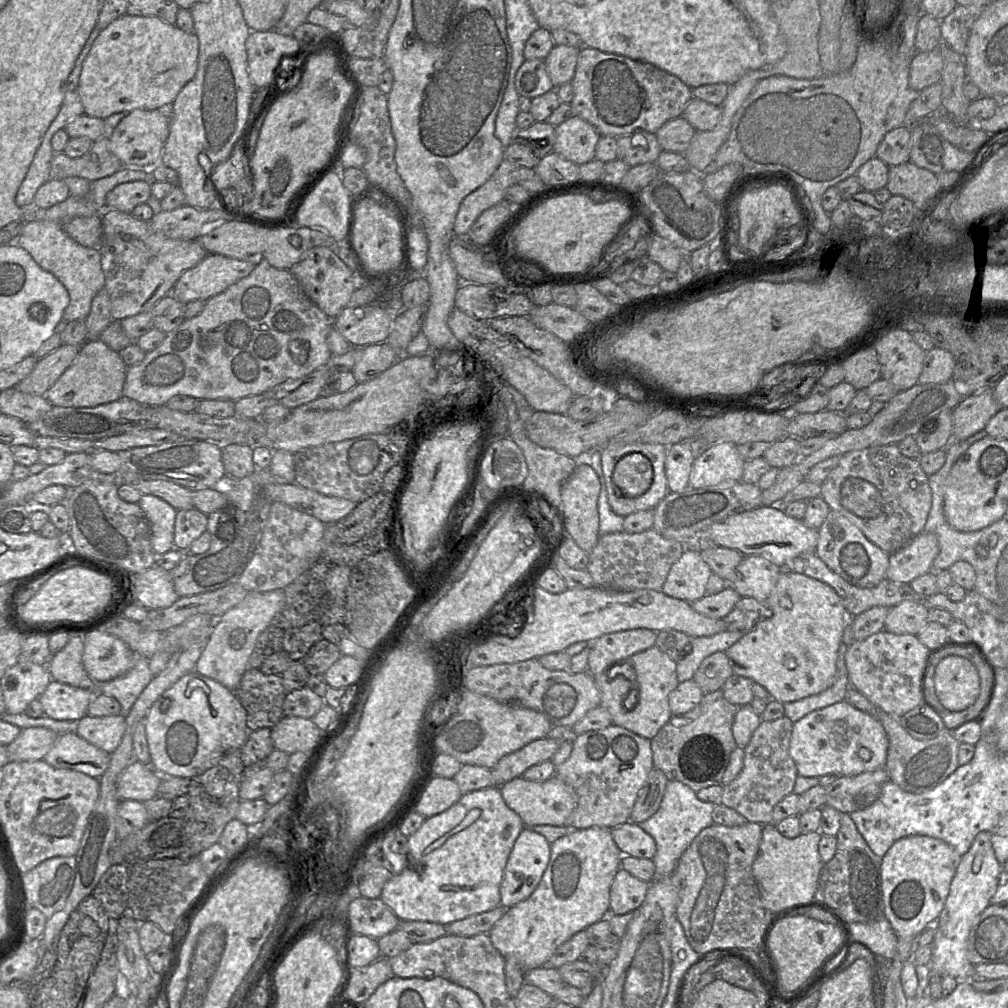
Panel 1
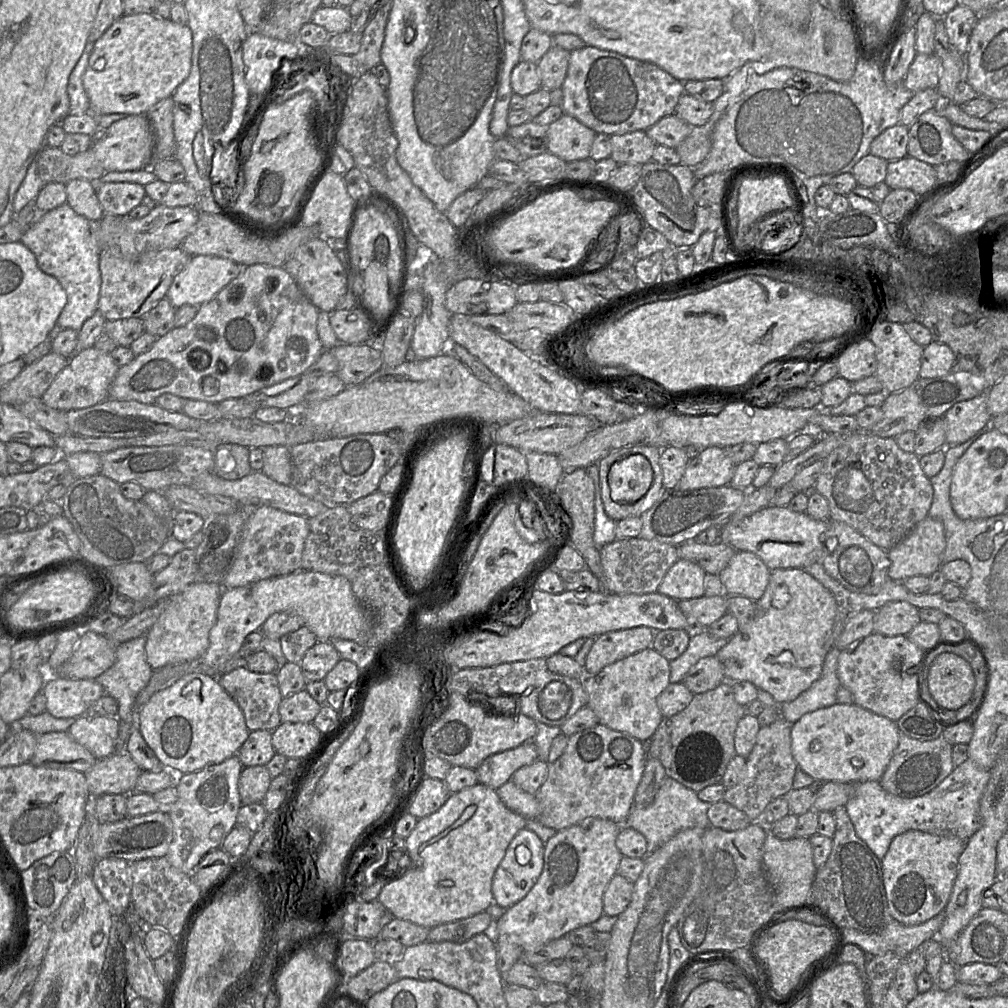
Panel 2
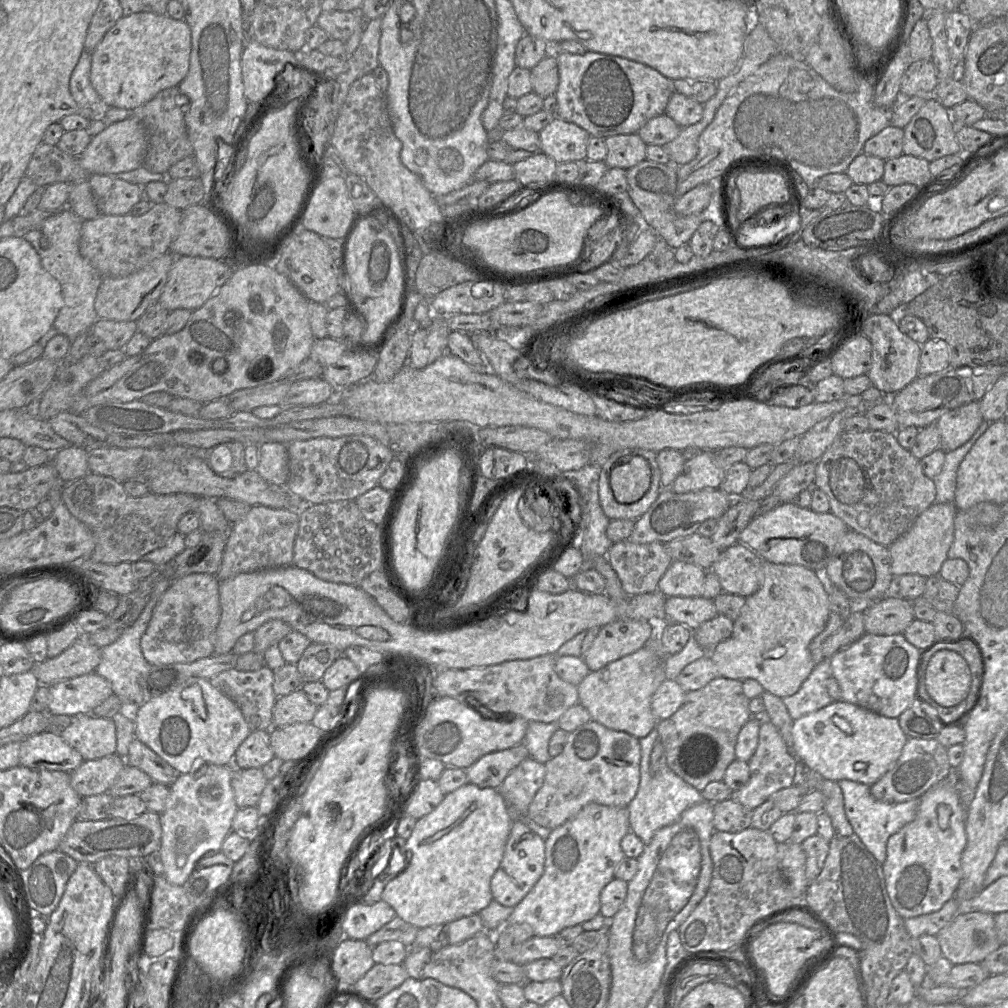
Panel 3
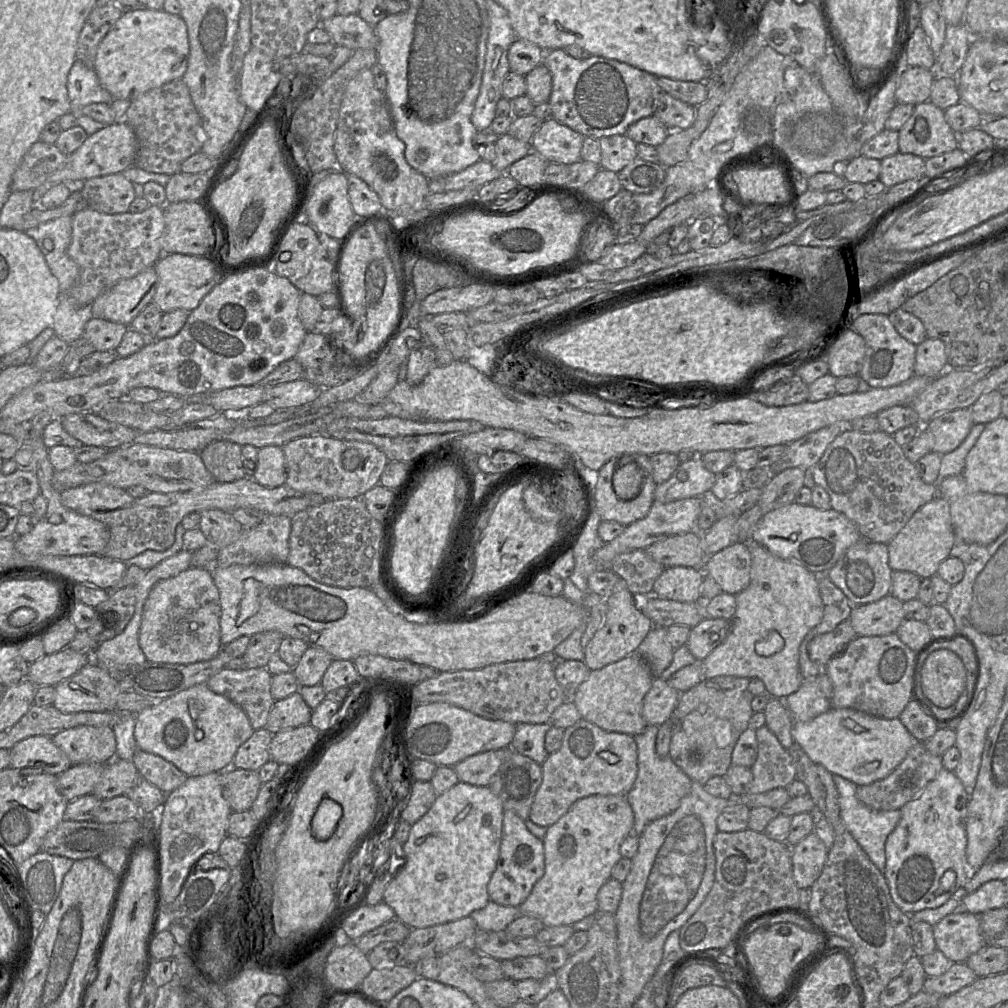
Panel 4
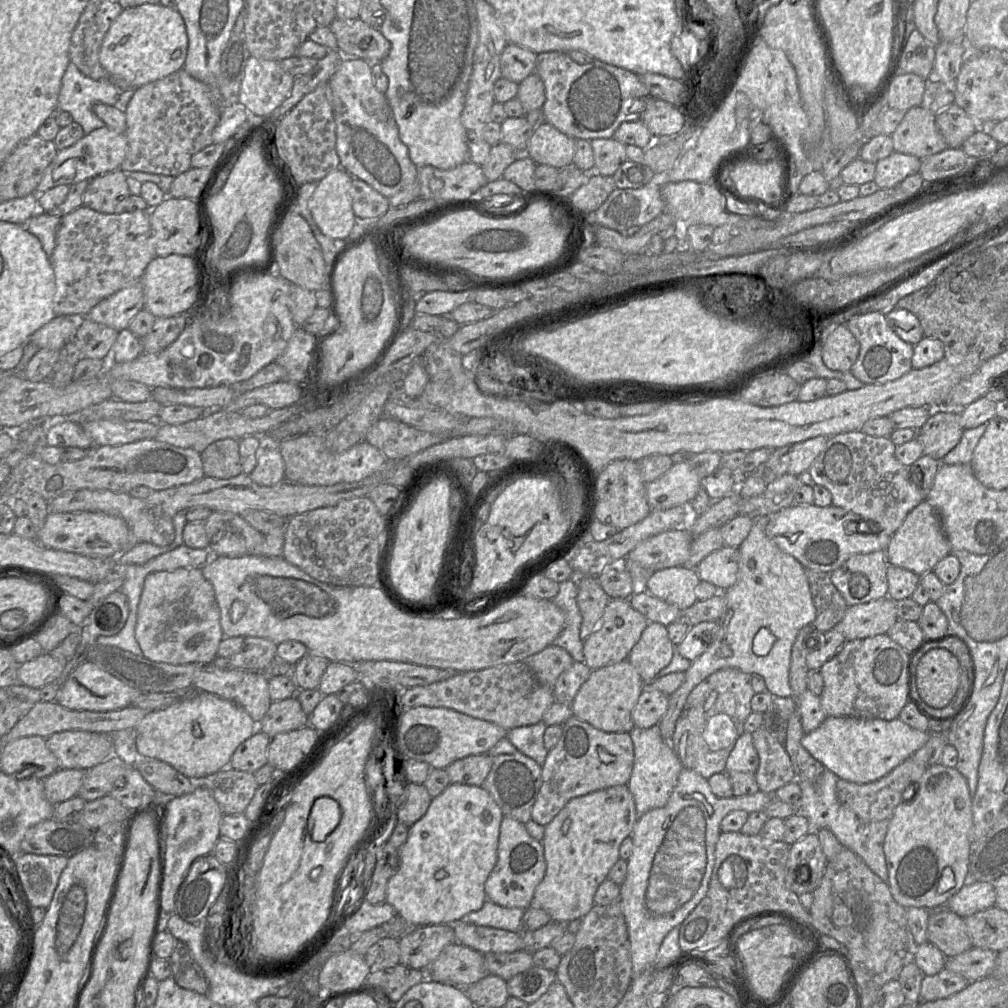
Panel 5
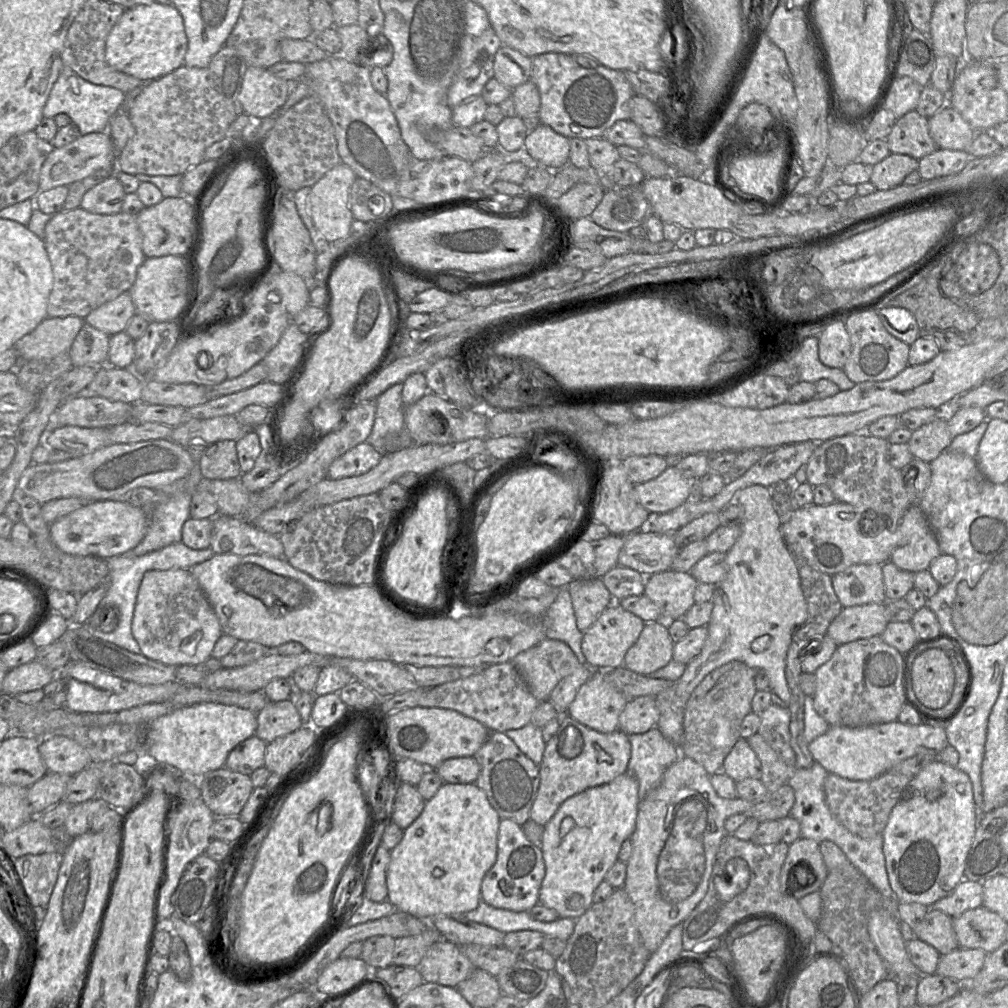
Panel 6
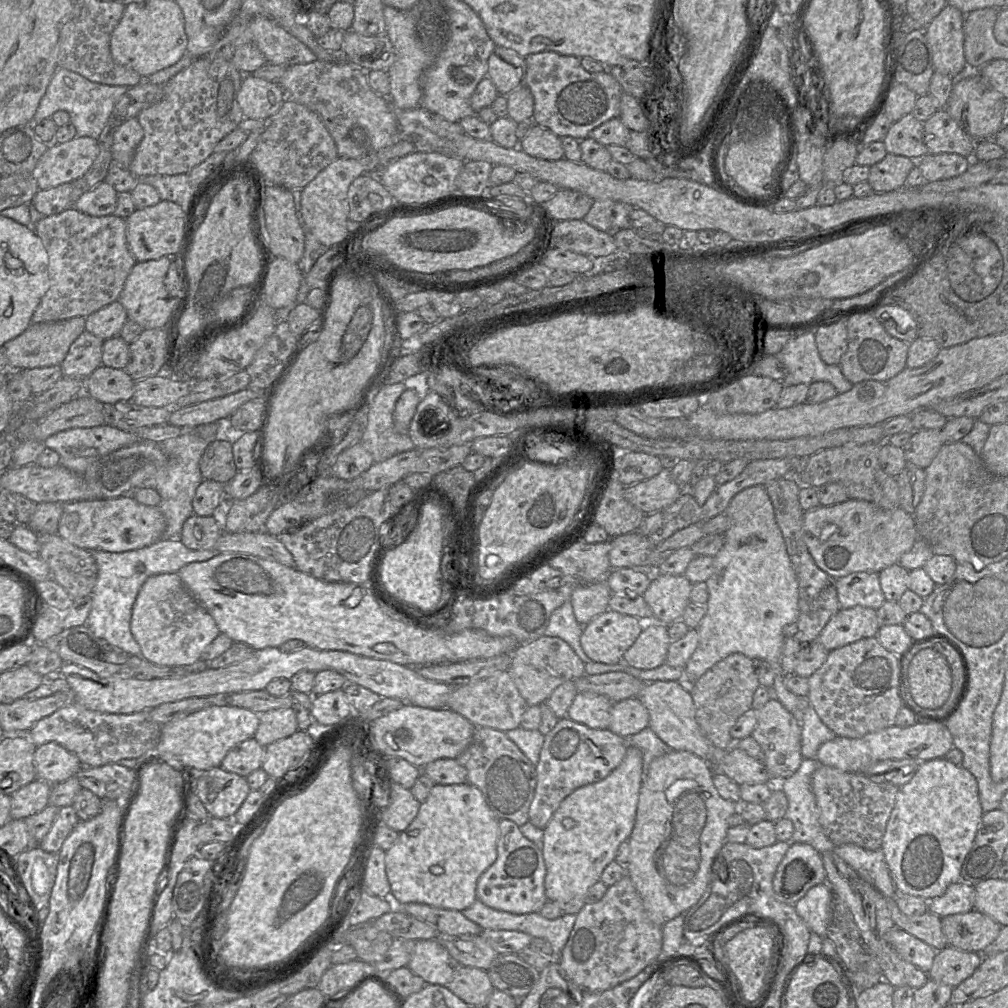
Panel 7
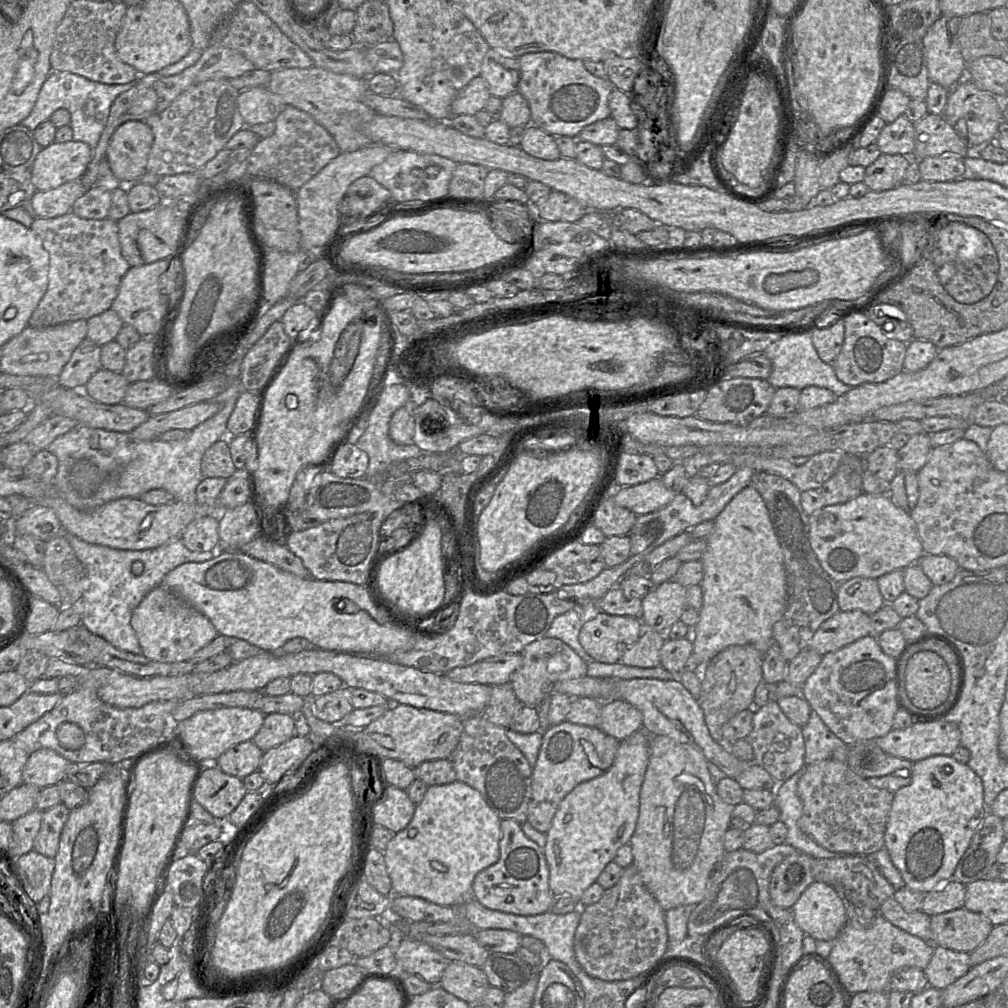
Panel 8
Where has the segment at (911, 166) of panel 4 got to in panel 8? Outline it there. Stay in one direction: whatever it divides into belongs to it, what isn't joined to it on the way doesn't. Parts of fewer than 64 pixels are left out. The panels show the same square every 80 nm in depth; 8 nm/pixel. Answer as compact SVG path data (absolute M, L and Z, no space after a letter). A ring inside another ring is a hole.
M881 154L865 169L864 183L871 191L884 191L898 187L905 182L905 173L911 157Z

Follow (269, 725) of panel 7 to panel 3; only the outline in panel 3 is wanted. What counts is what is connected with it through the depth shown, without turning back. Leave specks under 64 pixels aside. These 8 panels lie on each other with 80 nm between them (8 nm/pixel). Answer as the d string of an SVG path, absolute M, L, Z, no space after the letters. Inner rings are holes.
M301 688L288 695L279 696L273 708L272 728L311 723L317 709Z

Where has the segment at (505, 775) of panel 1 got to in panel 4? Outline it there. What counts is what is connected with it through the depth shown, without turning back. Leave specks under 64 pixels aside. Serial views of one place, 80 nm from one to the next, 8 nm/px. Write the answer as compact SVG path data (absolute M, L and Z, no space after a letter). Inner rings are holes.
M511 747L475 754L457 763L453 768L459 782L475 786L488 786L491 778L510 756Z

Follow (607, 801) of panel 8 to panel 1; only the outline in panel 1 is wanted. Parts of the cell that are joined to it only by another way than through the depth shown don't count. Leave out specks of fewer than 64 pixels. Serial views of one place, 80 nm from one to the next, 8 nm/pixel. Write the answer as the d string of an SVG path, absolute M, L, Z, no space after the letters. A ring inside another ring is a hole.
M571 829L567 835L551 844L548 866L531 896L506 909L501 919L494 924L488 933L493 946L504 958L515 957L524 973L544 966L560 945L609 915L610 889L621 868L622 856L613 840L611 829Z

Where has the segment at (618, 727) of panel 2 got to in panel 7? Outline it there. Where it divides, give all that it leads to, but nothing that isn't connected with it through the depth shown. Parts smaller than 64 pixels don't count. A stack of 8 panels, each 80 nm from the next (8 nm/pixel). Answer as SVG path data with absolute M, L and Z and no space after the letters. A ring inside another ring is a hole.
M578 692L566 717L593 729L608 729L613 703L606 696Z

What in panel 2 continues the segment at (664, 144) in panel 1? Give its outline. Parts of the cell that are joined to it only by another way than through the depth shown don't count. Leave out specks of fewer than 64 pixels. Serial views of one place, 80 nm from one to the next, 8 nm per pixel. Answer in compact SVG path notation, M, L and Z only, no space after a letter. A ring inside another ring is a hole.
M671 114L661 118L656 124L646 130L646 134L657 144L676 148L691 132L692 127Z

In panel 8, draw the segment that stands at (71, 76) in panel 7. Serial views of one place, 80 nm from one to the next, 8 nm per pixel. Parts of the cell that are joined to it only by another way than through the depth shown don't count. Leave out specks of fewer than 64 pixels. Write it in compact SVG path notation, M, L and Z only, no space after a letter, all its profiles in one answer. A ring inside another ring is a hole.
M51 71L39 91L30 114L21 124L33 131L40 123L49 120L56 110L67 109L71 115L69 126L73 131L72 140L85 142L94 149L106 126L114 100L134 84L135 81L126 84L104 84L71 72Z

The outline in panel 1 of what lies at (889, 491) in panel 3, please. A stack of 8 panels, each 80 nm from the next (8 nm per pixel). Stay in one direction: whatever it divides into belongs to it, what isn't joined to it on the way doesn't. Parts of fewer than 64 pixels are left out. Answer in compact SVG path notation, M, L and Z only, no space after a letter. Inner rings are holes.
M897 444L853 450L839 456L838 465L821 483L820 496L830 509L843 514L868 540L889 555L924 531L932 505L932 492L928 482L929 476L922 470L918 459L911 459L901 454Z

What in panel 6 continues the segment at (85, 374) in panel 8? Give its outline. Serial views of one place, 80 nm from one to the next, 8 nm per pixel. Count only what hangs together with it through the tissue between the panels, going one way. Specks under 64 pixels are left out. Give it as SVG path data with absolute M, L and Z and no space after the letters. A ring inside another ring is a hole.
M84 323L68 352L73 366L108 365L109 344L110 336Z

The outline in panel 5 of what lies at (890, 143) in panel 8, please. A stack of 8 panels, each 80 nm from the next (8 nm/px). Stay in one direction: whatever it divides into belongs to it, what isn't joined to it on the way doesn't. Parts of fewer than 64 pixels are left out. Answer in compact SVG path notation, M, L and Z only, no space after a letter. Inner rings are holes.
M922 106L907 110L891 135L894 151L924 159L947 149L948 145L936 126L935 115Z

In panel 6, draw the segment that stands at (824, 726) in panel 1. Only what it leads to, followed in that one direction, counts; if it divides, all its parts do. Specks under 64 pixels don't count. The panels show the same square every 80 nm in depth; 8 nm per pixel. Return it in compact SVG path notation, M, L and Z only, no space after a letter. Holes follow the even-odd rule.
M898 720L863 727L830 726L826 733L808 744L808 750L830 774L853 781L872 780L901 761L920 753L936 753L948 745L945 726L926 723L905 725Z

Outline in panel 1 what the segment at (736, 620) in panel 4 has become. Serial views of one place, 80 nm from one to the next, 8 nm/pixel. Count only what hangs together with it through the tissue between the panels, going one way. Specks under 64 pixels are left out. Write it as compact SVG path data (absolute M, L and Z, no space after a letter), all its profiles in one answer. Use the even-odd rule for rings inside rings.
M783 569L765 602L772 609L772 616L745 631L737 642L725 650L733 674L759 683L768 691L772 700L781 703L797 701L828 688L836 675L839 649L850 619L838 594L820 580Z

